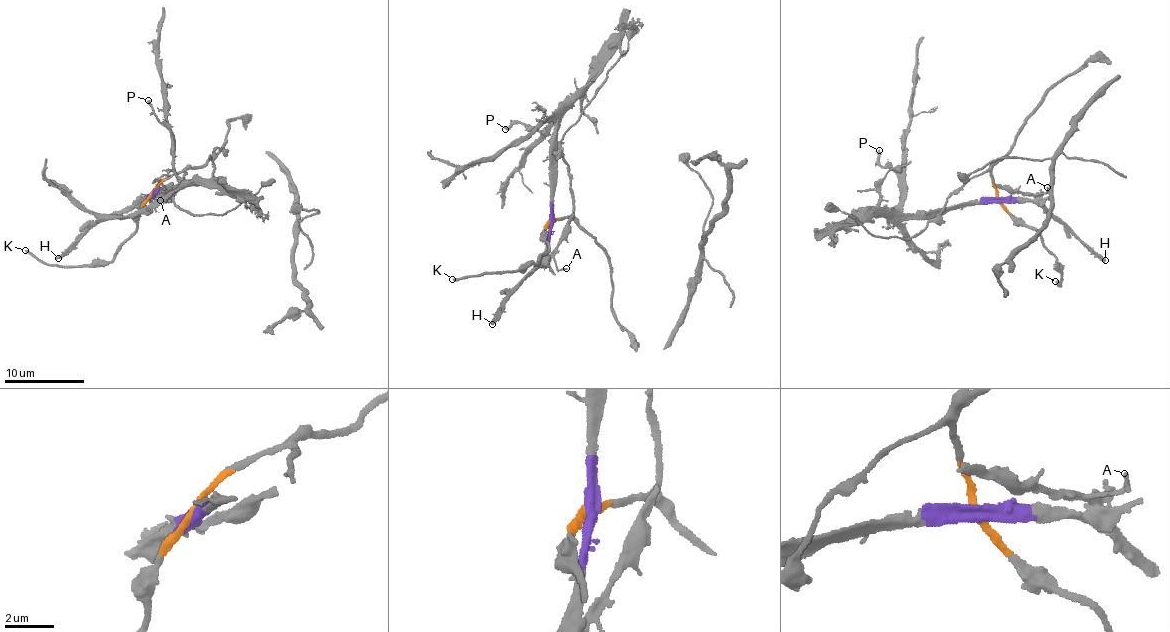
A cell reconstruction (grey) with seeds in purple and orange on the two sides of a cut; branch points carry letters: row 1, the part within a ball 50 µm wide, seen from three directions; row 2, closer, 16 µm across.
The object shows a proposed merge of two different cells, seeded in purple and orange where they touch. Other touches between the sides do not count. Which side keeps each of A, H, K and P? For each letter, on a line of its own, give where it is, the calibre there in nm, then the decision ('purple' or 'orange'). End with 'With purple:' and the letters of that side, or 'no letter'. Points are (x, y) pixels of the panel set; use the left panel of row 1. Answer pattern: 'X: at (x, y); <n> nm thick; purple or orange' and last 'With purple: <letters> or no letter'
A: at (160, 200); 120 nm thick; purple
H: at (58, 258); 320 nm thick; purple
K: at (25, 250); 240 nm thick; orange
P: at (148, 100); 200 nm thick; purple
With purple: A, H, P

